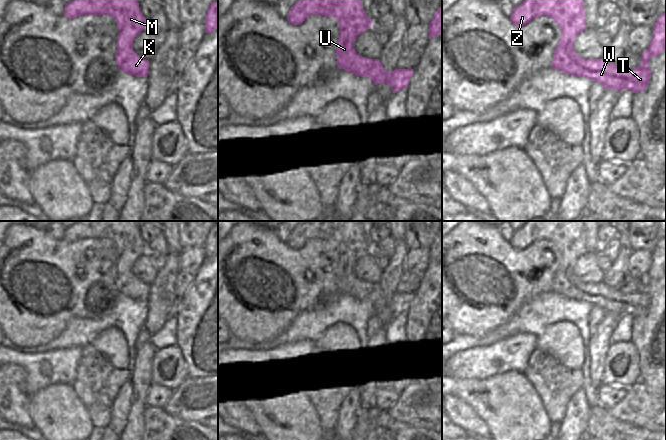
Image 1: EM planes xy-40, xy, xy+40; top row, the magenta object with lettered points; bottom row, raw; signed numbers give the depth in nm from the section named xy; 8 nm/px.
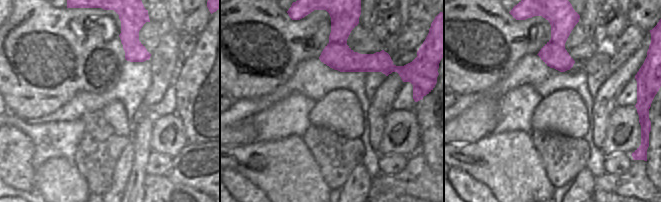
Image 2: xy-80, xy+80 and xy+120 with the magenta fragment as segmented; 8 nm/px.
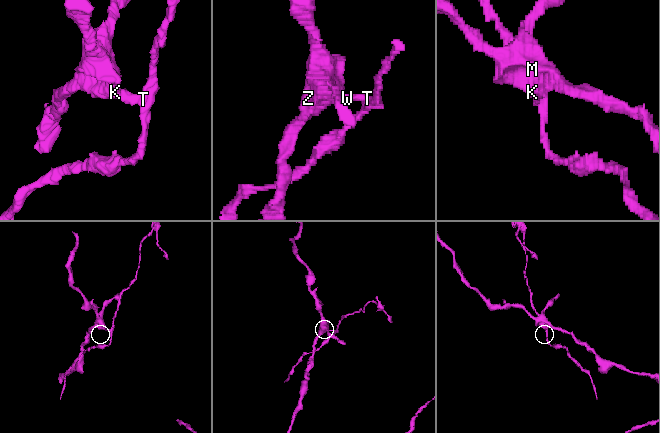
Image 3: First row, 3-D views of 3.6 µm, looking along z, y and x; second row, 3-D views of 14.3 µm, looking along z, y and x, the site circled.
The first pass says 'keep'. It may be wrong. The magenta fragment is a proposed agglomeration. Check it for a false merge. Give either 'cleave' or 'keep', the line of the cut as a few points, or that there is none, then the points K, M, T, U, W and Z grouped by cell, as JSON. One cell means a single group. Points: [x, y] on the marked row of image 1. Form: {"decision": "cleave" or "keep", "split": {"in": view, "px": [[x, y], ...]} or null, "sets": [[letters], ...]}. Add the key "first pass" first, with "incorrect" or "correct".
{"first pass": "incorrect", "decision": "cleave", "split": {"in": "xy+40", "px": [[614, 65], [613, 75], [620, 80], [620, 86], [617, 89]]}, "sets": [["K", "M", "U", "W", "Z"], ["T"]]}

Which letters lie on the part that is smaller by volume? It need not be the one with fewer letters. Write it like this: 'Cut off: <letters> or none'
Cut off: T

